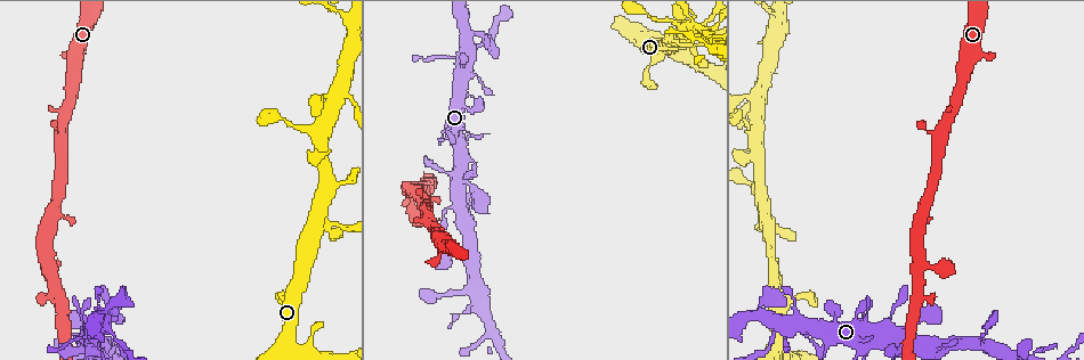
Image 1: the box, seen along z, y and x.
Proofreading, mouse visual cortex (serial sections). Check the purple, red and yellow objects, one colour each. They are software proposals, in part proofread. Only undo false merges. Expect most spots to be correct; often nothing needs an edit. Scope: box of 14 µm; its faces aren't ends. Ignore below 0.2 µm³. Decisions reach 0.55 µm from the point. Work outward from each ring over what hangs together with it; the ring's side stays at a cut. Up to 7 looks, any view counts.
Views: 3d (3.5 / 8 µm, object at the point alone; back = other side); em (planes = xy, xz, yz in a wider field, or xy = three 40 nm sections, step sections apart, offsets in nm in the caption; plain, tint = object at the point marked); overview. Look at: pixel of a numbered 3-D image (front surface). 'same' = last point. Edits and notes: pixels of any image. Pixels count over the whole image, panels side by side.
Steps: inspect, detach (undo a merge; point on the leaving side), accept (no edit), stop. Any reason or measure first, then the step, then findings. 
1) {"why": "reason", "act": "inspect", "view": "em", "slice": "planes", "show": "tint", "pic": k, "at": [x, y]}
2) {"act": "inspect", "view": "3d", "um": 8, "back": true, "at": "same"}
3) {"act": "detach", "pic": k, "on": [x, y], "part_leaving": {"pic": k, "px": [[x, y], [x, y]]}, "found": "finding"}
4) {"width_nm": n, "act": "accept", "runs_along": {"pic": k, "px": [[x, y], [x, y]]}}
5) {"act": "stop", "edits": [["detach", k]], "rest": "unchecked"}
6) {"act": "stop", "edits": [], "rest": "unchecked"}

{"why": "abrupt turn", "act": "inspect", "view": "3d", "um": 8, "pic": 1, "at": [467, 43]}

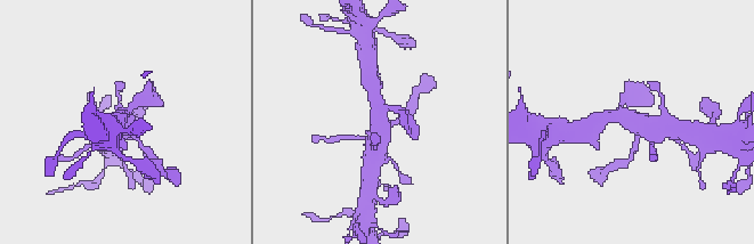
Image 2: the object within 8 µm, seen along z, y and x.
{"why": "zoom in", "act": "inspect", "view": "3d", "um": 3.5, "pic": 2, "at": [125, 124]}

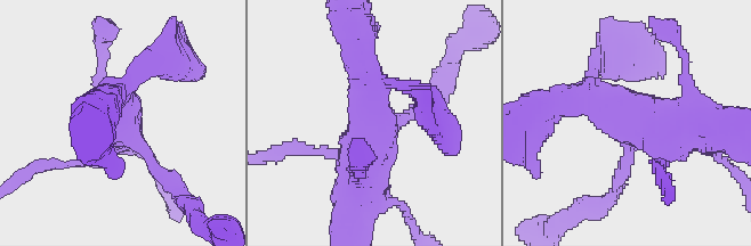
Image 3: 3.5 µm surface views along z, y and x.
{"why": "need the tissue", "act": "inspect", "view": "em", "slice": "xy", "step": 3, "show": "tint", "pic": 3, "at": [370, 114]}

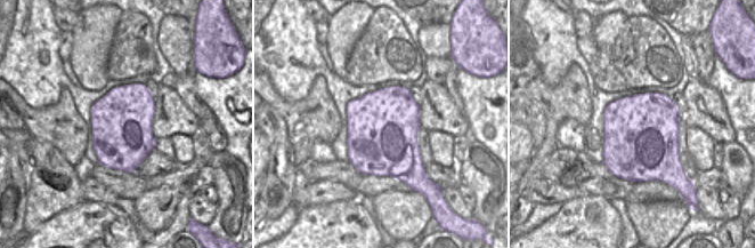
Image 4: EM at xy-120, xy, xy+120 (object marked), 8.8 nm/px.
{"act": "accept", "found": "all the same cell"}

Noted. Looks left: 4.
{"why": "a fork", "act": "inspect", "view": "3d", "um": 8, "pic": 1, "at": [48, 266]}

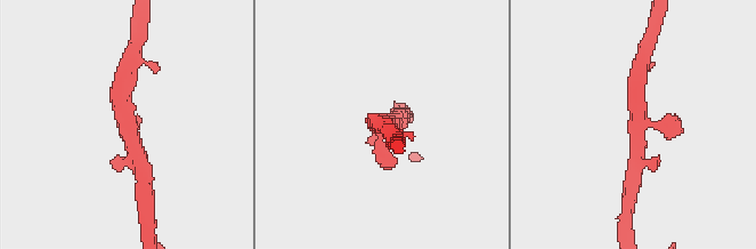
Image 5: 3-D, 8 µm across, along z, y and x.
{"why": "now the EM", "act": "inspect", "view": "em", "slice": "xy", "step": 3, "show": "tint", "pic": 5, "at": [123, 122]}

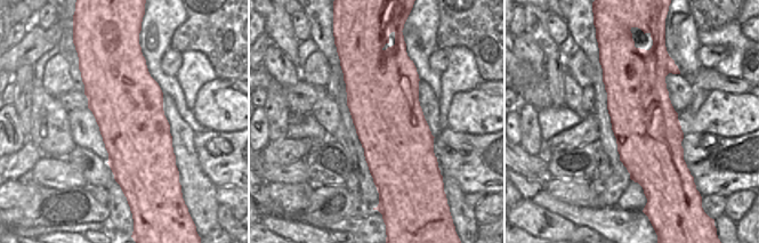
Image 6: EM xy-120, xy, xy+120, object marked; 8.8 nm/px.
{"act": "accept", "runs_along": {"pic": 5, "px": [[120, 88], [119, 104], [135, 152]]}, "found": "continuous, no second cell"}

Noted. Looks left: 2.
{"why": "arms part here", "act": "inspect", "view": "em", "slice": "xy", "step": 3, "show": "tint", "pic": 1, "at": [754, 137]}

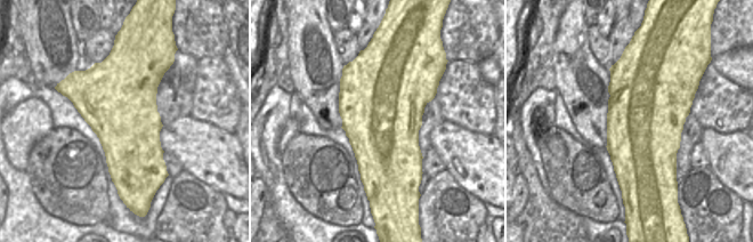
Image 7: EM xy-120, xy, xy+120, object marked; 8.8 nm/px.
{"act": "inspect", "view": "3d", "um": 3.5, "at": "same"}

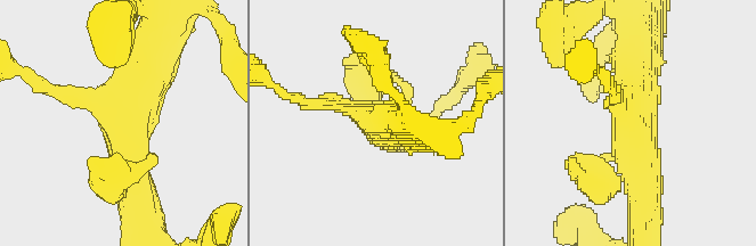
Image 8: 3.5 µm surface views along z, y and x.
{"width_nm": 750, "act": "accept", "runs_along": {"pic": 8, "px": [[139, 196], [129, 123], [149, 49]]}, "found": "one cell here"}

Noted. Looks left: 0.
{"act": "stop", "edits": [], "rest": "unchecked"}

